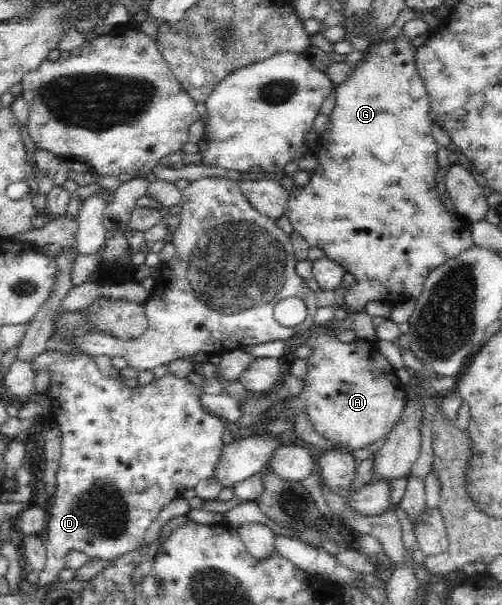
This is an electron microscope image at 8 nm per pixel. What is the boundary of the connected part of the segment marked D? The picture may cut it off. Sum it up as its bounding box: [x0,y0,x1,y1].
[28,350,227,588]

